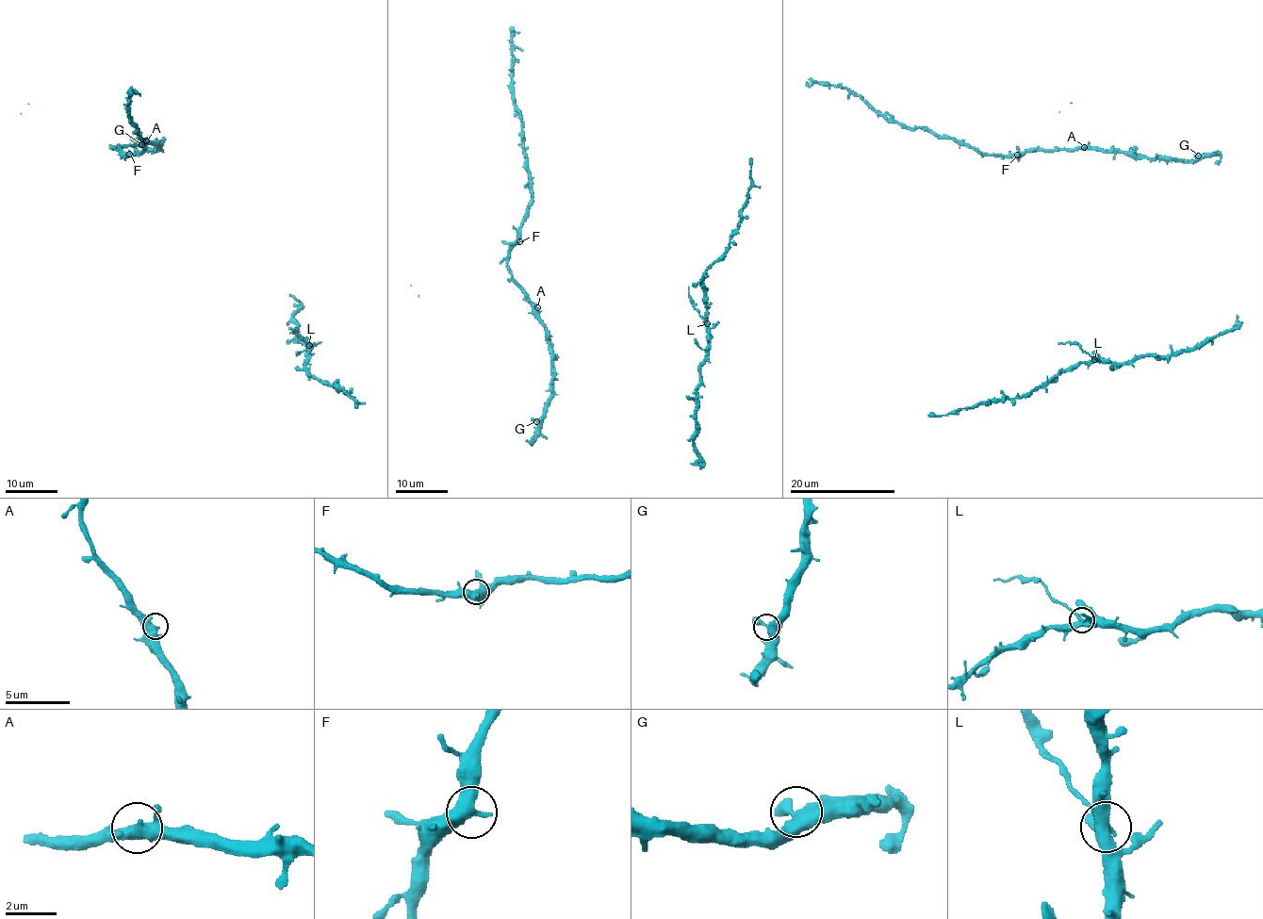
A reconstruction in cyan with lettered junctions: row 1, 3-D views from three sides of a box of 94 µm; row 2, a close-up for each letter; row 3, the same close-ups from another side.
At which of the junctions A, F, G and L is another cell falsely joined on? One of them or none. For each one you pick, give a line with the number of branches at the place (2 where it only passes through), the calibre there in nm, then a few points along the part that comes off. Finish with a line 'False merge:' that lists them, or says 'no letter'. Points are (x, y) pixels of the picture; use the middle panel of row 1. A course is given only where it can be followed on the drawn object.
L: 3 | 360 nm | (707, 322), (693, 304), (688, 287)
False merge: L

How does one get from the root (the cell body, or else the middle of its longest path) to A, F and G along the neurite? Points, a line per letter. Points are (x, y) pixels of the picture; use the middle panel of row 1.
A: (557, 395), (553, 390), (553, 355), (548, 348), (548, 330), (537, 307)
F: (557, 395), (553, 390), (553, 355), (548, 348), (548, 330), (507, 265), (507, 253), (519, 241)
G: (557, 395), (553, 396), (546, 413), (536, 421)

